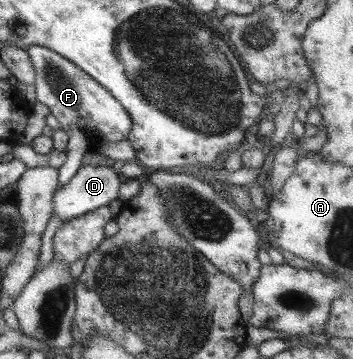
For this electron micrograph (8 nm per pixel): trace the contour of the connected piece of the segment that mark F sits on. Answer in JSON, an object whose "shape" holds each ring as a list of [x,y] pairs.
{"shape":[[[31,46],[27,48],[27,52],[36,73],[34,85],[37,102],[50,109],[51,114],[57,118],[61,128],[68,135],[71,126],[75,124],[85,134],[90,148],[96,148],[99,140],[107,140],[107,142],[128,140],[127,136],[133,126],[131,115],[93,77],[63,56],[43,46]]]}

